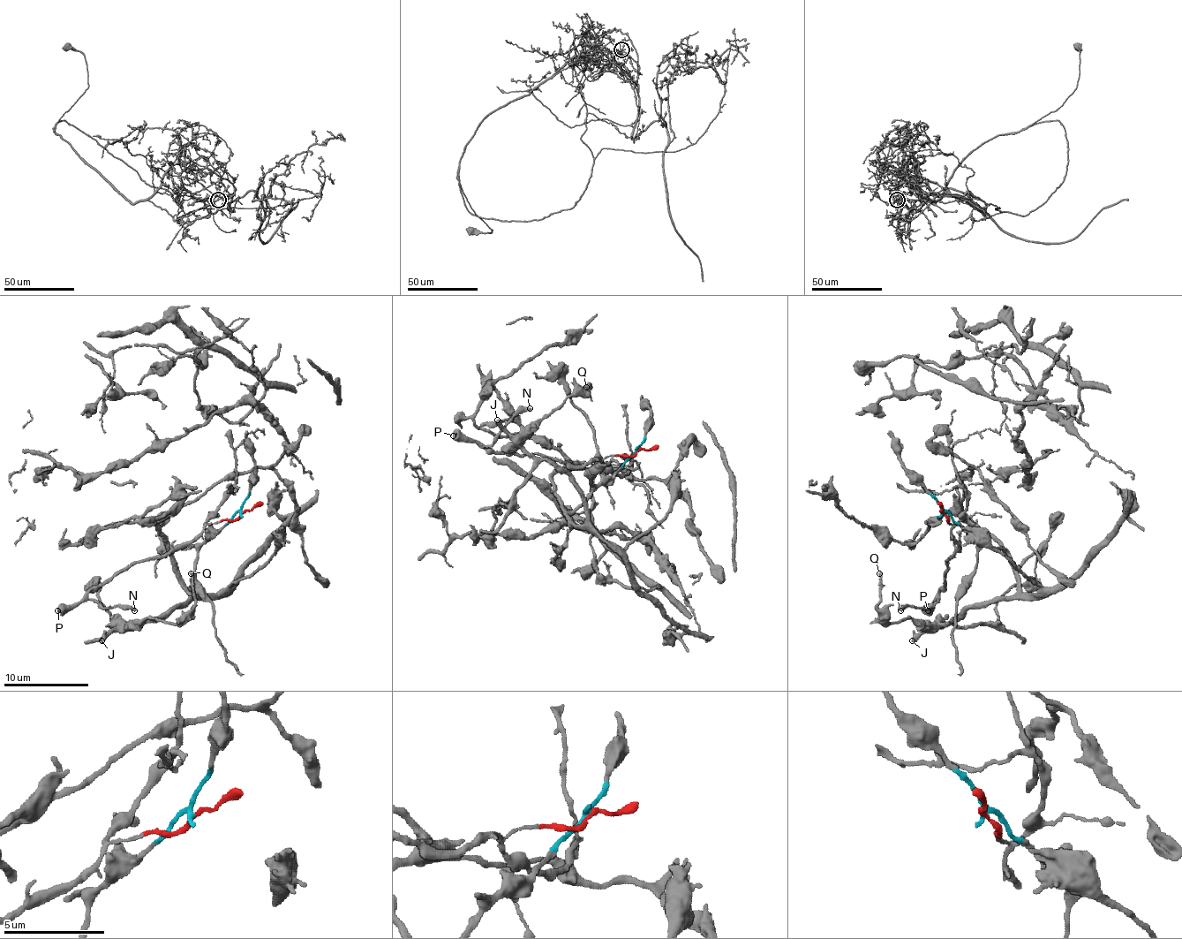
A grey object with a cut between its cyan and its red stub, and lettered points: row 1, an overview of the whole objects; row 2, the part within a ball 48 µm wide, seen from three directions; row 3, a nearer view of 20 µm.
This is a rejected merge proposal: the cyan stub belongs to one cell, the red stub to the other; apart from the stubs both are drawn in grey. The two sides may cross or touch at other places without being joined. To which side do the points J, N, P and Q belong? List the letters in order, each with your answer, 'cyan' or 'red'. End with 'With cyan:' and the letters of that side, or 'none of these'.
J: cyan
N: red
P: red
Q: cyan
With cyan: J, Q

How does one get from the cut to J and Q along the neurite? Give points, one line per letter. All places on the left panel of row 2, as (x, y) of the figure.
J: (243, 513), (203, 543), (173, 554), (190, 598), (185, 602), (101, 640)
Q: (243, 513), (173, 554), (185, 602), (128, 624), (149, 617), (175, 624), (194, 604), (190, 572)

